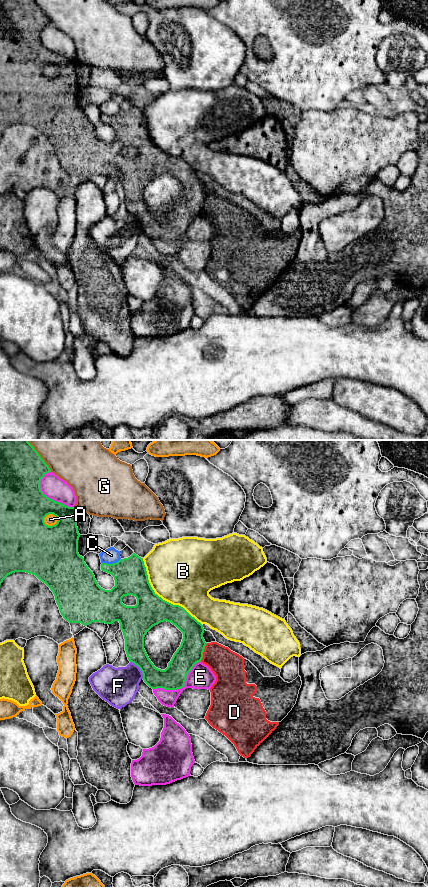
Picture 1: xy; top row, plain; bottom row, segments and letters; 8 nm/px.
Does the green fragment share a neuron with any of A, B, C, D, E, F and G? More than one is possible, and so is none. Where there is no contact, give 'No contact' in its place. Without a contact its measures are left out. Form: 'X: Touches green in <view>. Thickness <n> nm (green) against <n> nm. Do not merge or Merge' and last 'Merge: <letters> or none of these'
A: Touches green in xy. Thickness 380 nm (green) against 90 nm. Do not merge
B: Touches green in xy. Thickness 260 nm (green) against 500 nm. Do not merge
C: Touches green in xy. Thickness 260 nm (green) against 120 nm. Do not merge
D: Touches green in xy. Thickness 200 nm (green) against 260 nm. Do not merge
E: Touches green in xy. Thickness 190 nm (green) against 190 nm. Do not merge
F: Touches green in xy. Thickness 180 nm (green) against 300 nm. Do not merge
G: Touches green in xy. Thickness 360 nm (green) against 480 nm. Do not merge
Merge: none of these

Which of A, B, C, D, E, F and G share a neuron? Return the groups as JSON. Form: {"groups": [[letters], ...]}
{"groups": [["A"], ["B"], ["C"], ["D"], ["E"], ["F"], ["G"]]}

